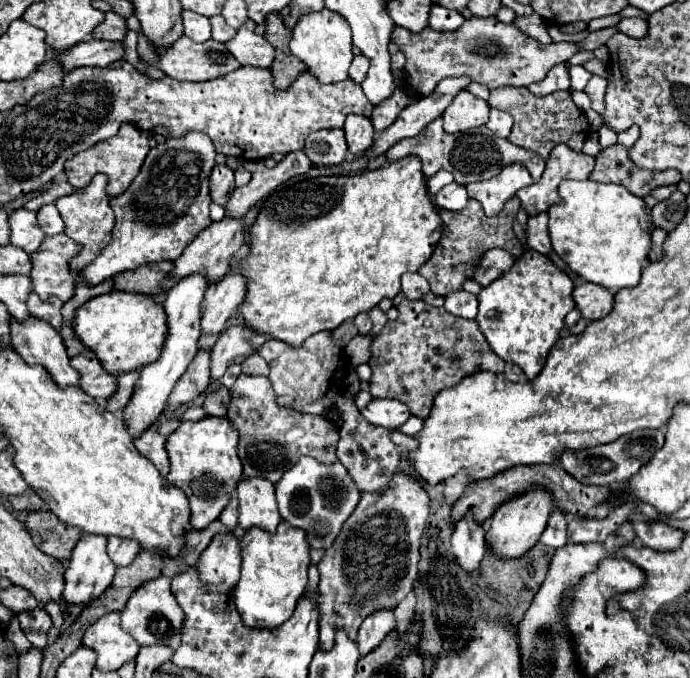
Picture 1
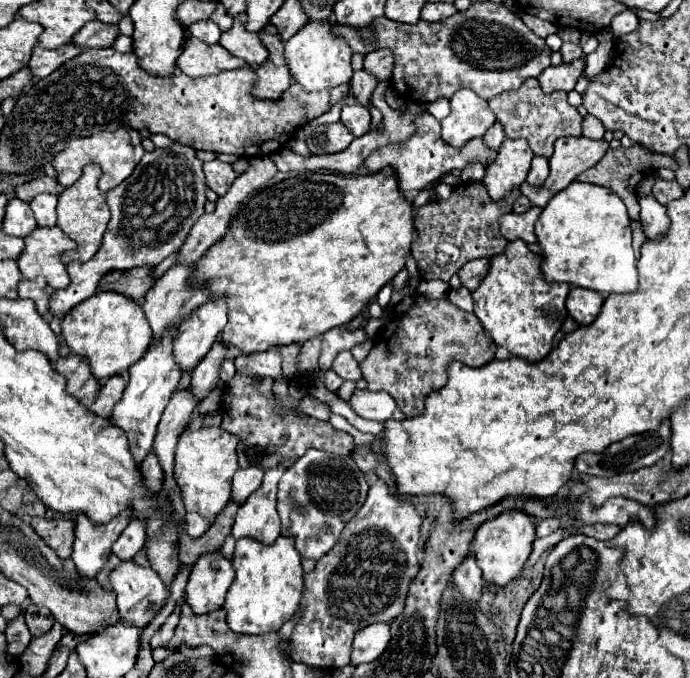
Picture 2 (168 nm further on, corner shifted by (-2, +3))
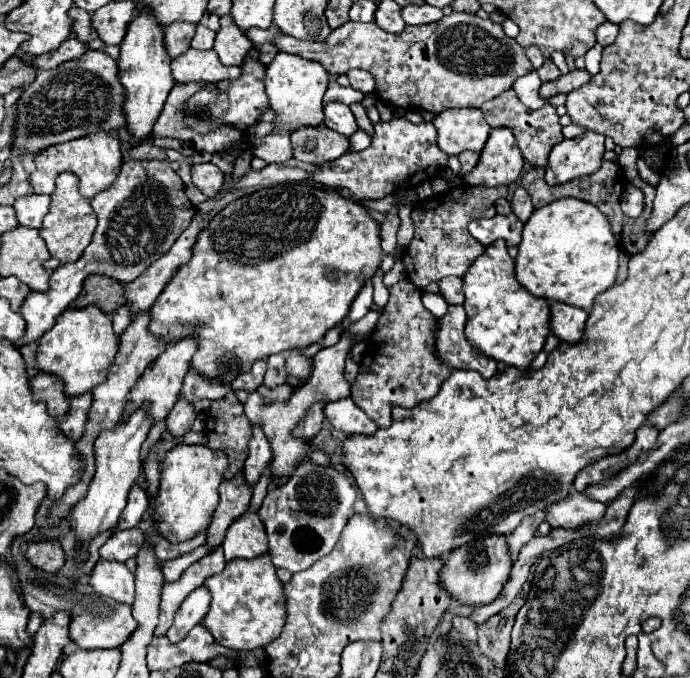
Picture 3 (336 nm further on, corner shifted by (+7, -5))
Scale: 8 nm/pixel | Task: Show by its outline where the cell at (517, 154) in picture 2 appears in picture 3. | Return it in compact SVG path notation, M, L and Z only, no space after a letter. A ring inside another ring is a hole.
M493 129L481 153L479 165L465 175L469 185L497 187L513 183L523 171L523 157L511 129Z

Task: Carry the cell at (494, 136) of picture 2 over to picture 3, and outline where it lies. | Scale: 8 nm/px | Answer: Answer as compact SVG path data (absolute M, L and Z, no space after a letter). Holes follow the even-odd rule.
M463 151L463 153L459 155L463 173L469 173L469 171L475 167L475 163L479 161L479 155L481 155L481 153L477 153L477 151Z

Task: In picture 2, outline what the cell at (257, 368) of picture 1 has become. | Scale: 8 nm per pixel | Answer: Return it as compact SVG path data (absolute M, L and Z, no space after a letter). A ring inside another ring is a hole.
M278 349L262 351L256 355L238 355L234 359L236 371L242 375L260 375L260 377L270 377L274 381L284 379L282 375L282 357Z

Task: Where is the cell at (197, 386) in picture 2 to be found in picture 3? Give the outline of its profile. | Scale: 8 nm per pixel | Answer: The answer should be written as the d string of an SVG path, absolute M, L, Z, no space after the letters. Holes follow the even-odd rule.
M179 397L179 401L175 403L175 407L171 409L169 417L167 417L167 429L177 435L177 437L183 437L183 433L187 433L195 421L197 413L195 413L195 407L193 403L187 403L187 399Z

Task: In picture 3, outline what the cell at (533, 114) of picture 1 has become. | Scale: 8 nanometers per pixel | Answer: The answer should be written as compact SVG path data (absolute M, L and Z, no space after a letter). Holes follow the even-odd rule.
M513 89L501 93L497 99L491 99L487 103L483 103L481 107L485 121L489 123L491 129L495 127L507 127L513 131L517 145L521 149L523 159L531 165L531 167L545 167L547 165L547 155L551 151L551 147L559 141L563 141L563 133L561 133L561 123L559 123L559 115L555 111L555 105L545 105L541 109L529 109L521 103L521 99L517 97L517 93Z

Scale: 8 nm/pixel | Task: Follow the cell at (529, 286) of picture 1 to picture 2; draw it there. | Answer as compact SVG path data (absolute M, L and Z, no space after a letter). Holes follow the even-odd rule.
M516 239L506 245L504 253L490 259L486 277L472 293L474 315L498 347L506 347L512 357L536 363L550 353L552 339L568 317L564 305L568 291L568 285L544 283L544 275L540 275L540 255L532 253L524 241Z

